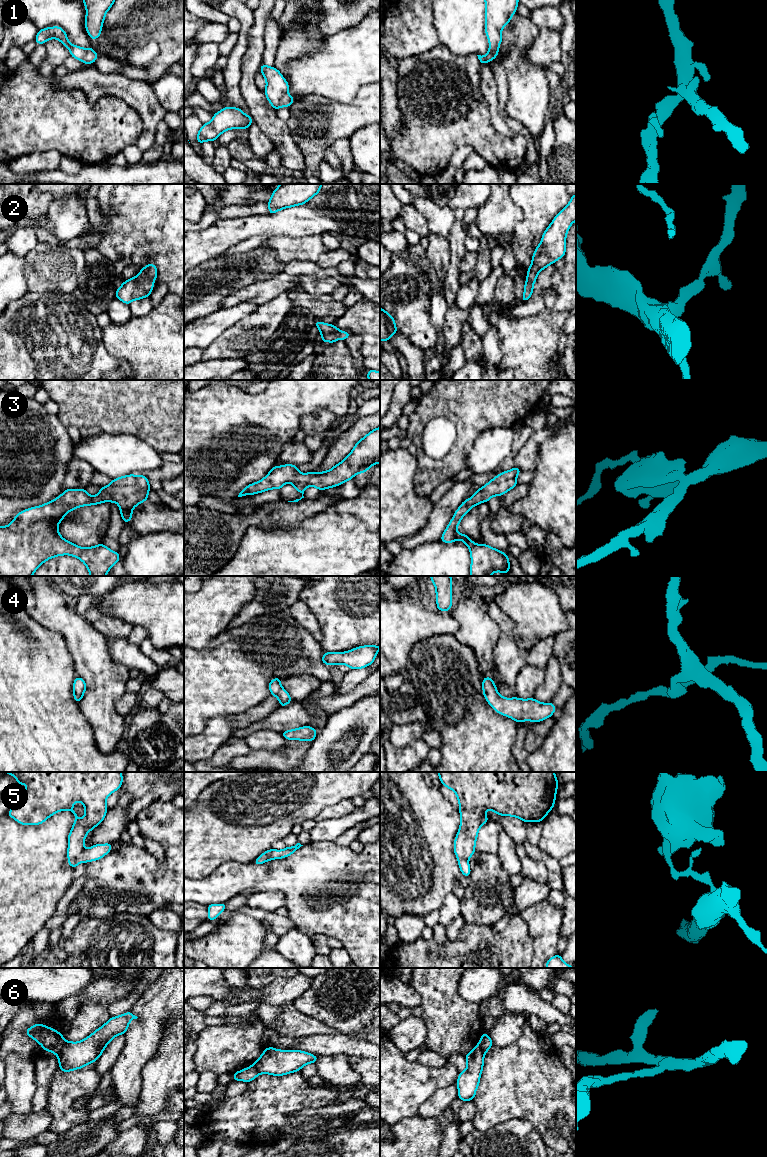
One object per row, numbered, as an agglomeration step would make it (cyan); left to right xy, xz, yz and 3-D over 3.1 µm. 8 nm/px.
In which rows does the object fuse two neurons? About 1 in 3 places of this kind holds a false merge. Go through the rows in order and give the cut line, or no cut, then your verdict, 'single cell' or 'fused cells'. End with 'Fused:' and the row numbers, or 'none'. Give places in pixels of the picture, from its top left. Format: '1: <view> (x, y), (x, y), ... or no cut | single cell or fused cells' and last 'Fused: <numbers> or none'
1: no cut | single cell
2: no cut | single cell
3: no cut | single cell
4: no cut | single cell
5: xy (83, 850), (75, 858), (69, 860) | fused cells
6: xy (65, 1040), (62, 1048), (56, 1054) | fused cells
Fused: 5, 6

